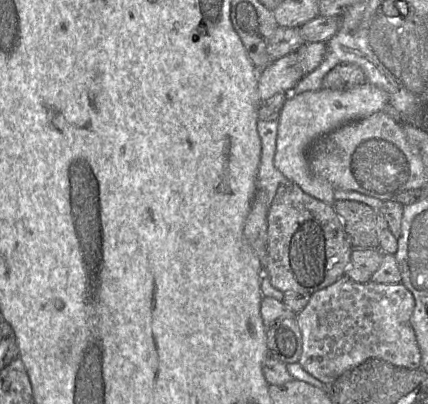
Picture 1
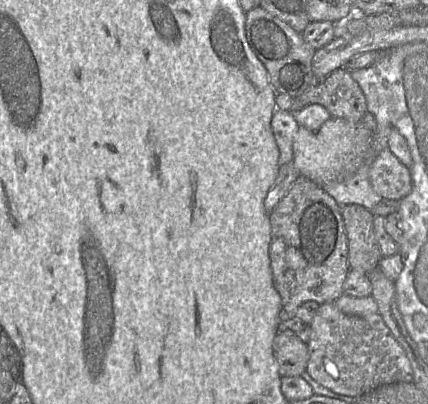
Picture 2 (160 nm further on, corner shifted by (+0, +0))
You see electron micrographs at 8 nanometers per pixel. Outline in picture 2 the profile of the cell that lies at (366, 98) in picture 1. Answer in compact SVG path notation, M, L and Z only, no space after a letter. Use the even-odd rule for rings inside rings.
M331 117L316 131L299 125L293 138L292 163L300 176L317 185L339 181L352 175L371 152L373 131L361 121L350 122L343 118Z

